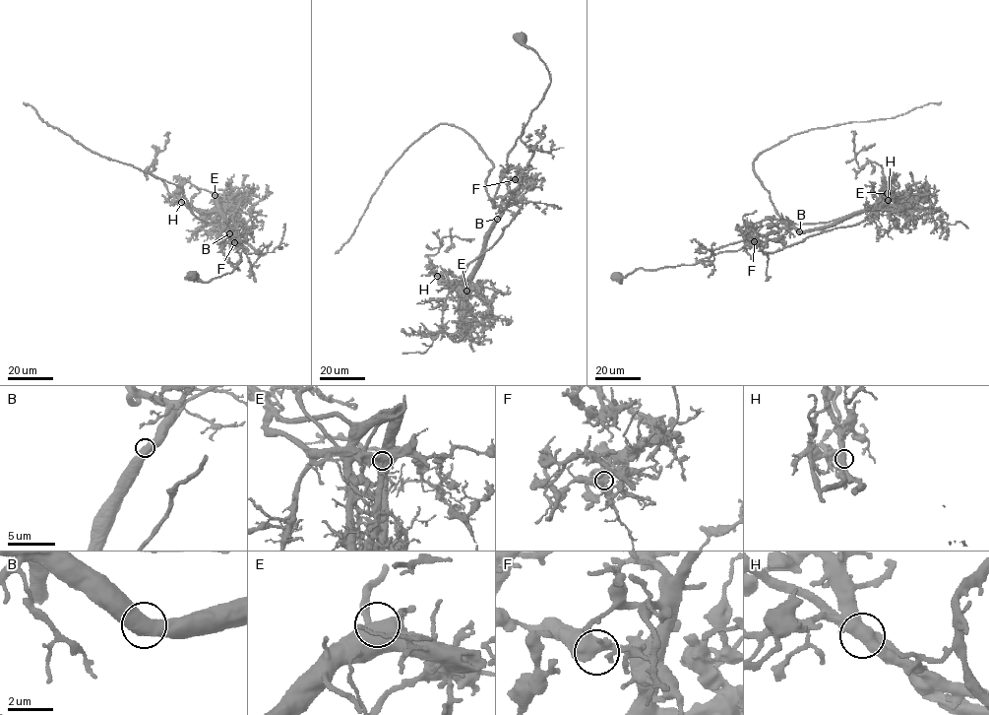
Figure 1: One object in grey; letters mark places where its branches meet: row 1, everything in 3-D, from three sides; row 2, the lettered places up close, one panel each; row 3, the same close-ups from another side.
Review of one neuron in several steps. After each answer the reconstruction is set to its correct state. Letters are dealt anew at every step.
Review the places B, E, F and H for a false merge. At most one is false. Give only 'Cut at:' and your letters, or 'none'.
Cut at: H

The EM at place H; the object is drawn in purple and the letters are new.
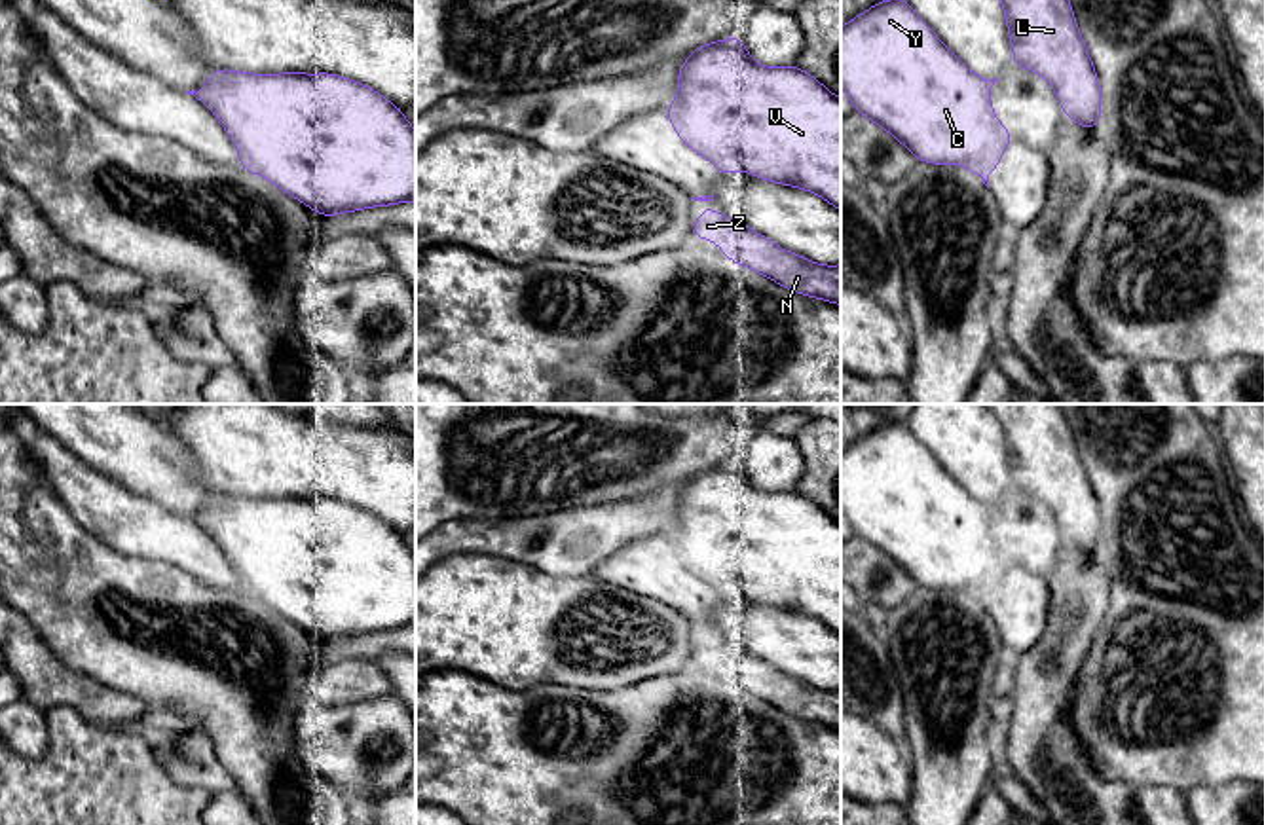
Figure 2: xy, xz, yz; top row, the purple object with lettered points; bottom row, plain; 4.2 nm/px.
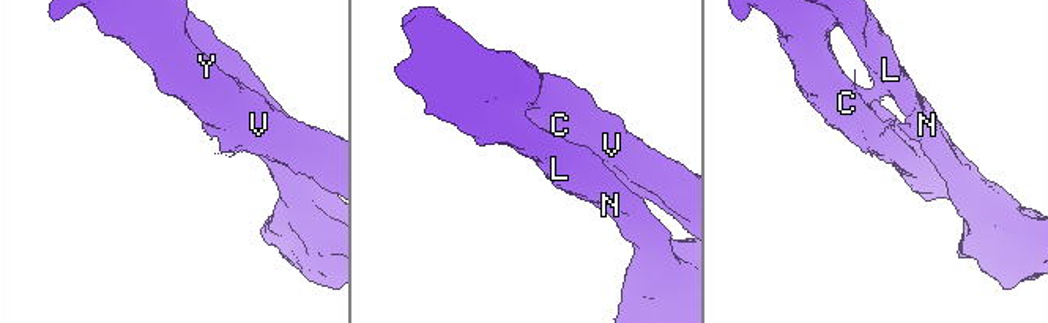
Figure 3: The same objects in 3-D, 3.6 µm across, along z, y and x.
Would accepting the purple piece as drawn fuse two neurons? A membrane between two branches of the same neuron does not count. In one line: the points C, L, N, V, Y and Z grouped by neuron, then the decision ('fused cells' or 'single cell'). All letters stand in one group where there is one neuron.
C V Y / L N Z; fused cells

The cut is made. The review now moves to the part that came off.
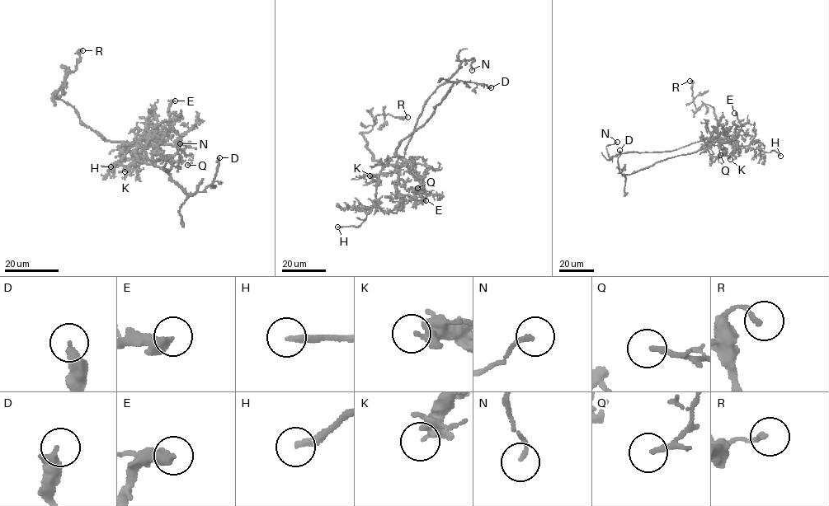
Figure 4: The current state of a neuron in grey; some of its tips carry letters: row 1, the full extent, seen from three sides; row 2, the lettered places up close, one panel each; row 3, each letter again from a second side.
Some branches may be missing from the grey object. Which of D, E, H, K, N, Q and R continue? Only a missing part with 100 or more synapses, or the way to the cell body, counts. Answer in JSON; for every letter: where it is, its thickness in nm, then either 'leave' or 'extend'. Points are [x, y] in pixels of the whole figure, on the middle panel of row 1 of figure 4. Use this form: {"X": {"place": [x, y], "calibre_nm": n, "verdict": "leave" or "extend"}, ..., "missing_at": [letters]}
{"D": {"place": [491, 87], "calibre_nm": 400, "verdict": "leave"}, "E": {"place": [426, 200], "calibre_nm": 460, "verdict": "leave"}, "H": {"place": [337, 227], "calibre_nm": 240, "verdict": "extend"}, "K": {"place": [369, 175], "calibre_nm": 280, "verdict": "leave"}, "N": {"place": [472, 70], "calibre_nm": 140, "verdict": "leave"}, "Q": {"place": [417, 188], "calibre_nm": 180, "verdict": "leave"}, "R": {"place": [407, 117], "calibre_nm": 170, "verdict": "leave"}, "missing_at": ["H"]}

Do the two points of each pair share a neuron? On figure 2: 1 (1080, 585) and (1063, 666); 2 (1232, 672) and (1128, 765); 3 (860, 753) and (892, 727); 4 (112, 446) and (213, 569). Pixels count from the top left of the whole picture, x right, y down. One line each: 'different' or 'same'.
1: same
2: same
3: different
4: different

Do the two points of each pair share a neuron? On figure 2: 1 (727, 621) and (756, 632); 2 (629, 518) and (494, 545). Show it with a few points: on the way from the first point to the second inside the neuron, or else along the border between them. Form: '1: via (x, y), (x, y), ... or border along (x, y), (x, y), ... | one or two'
1: via (735, 621), (748, 624) | one
2: via (594, 530), (545, 530), (536, 531), (528, 539) | one

